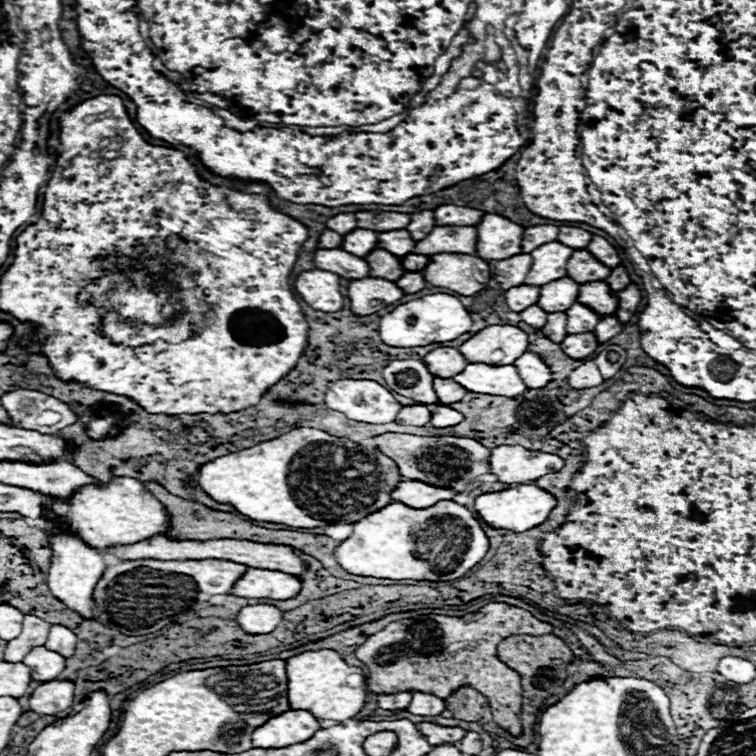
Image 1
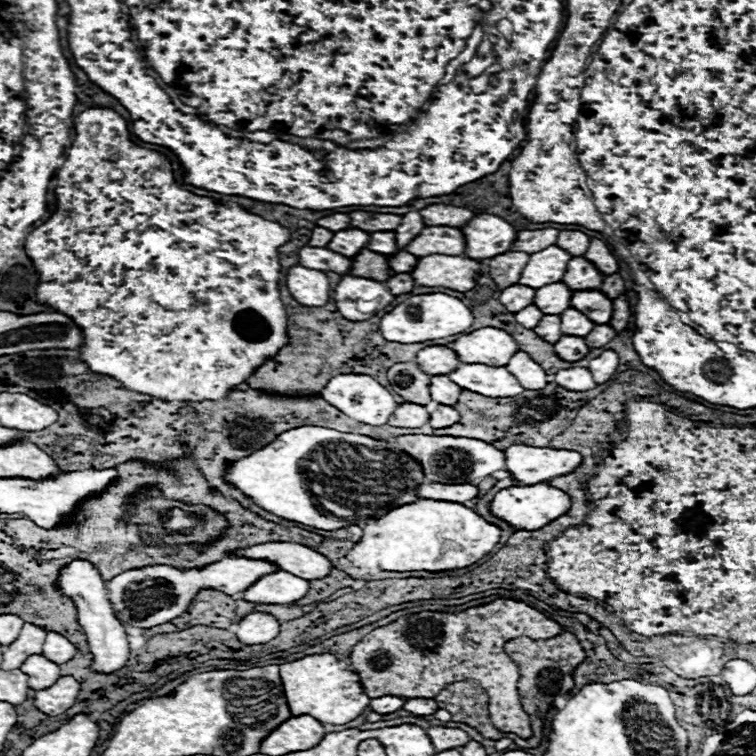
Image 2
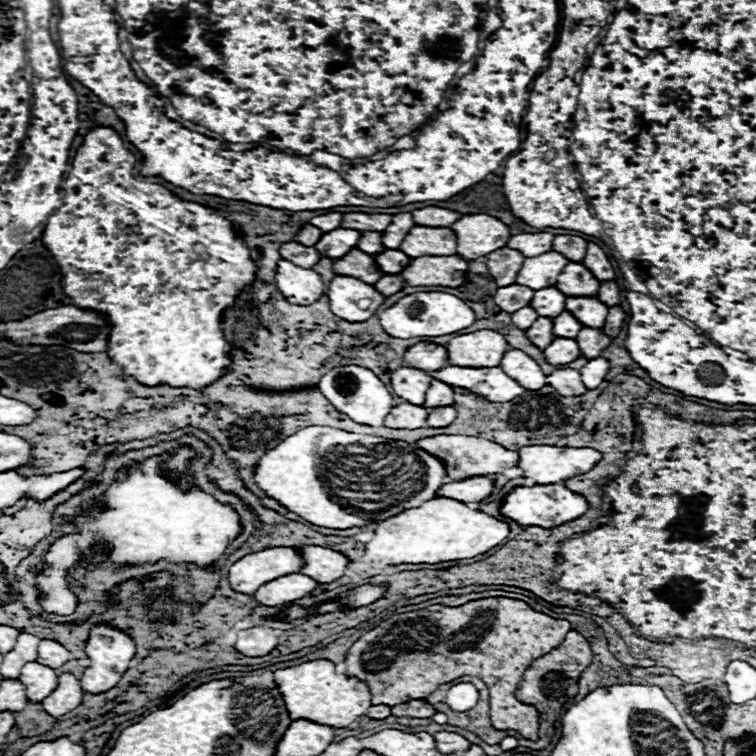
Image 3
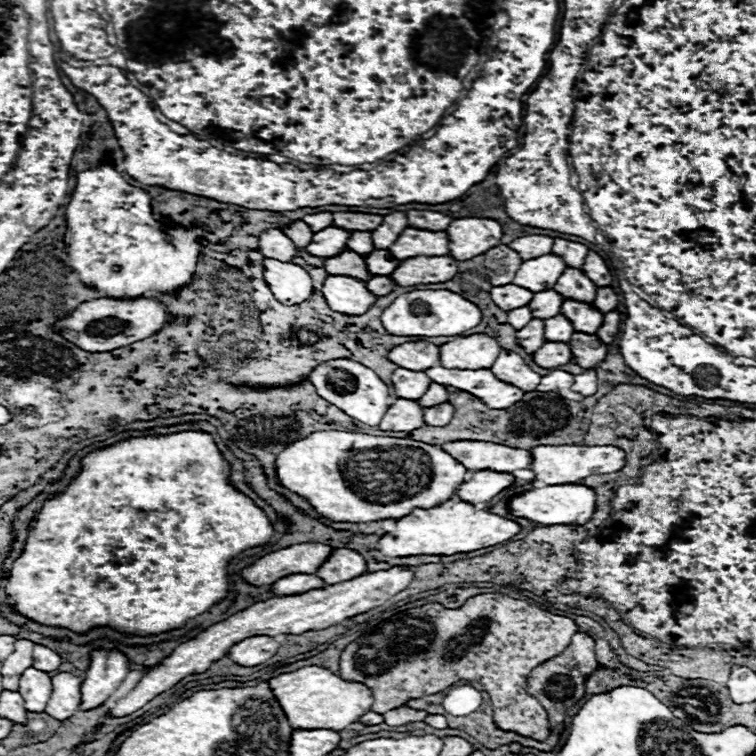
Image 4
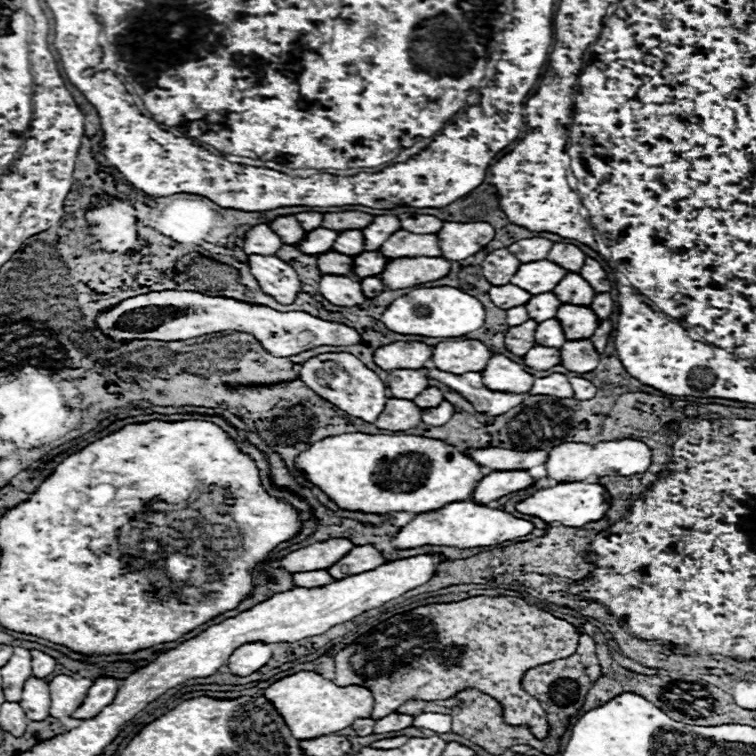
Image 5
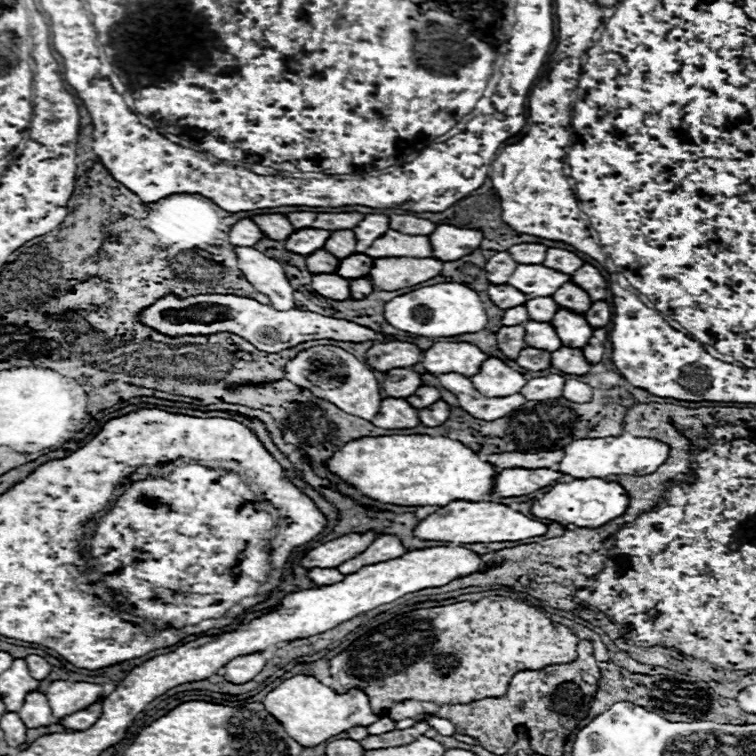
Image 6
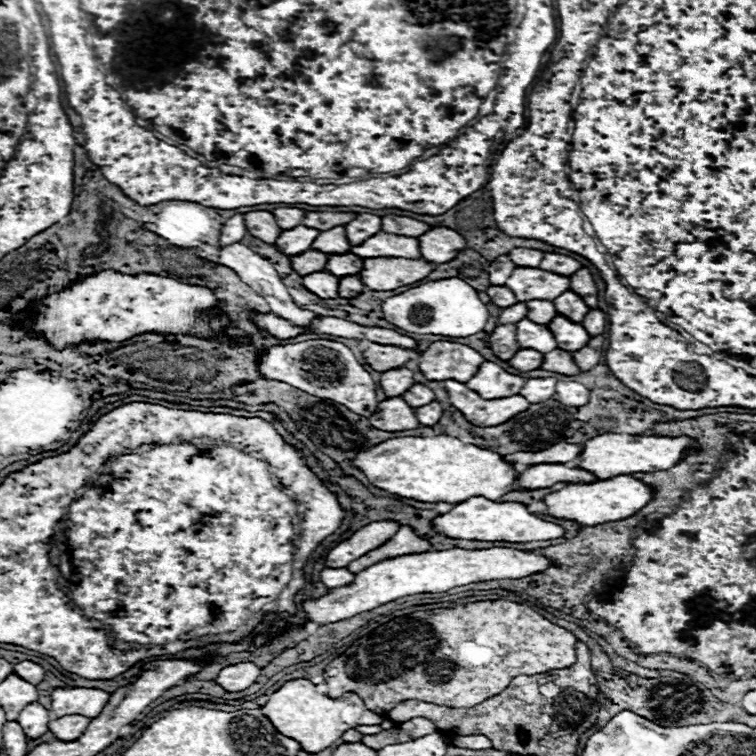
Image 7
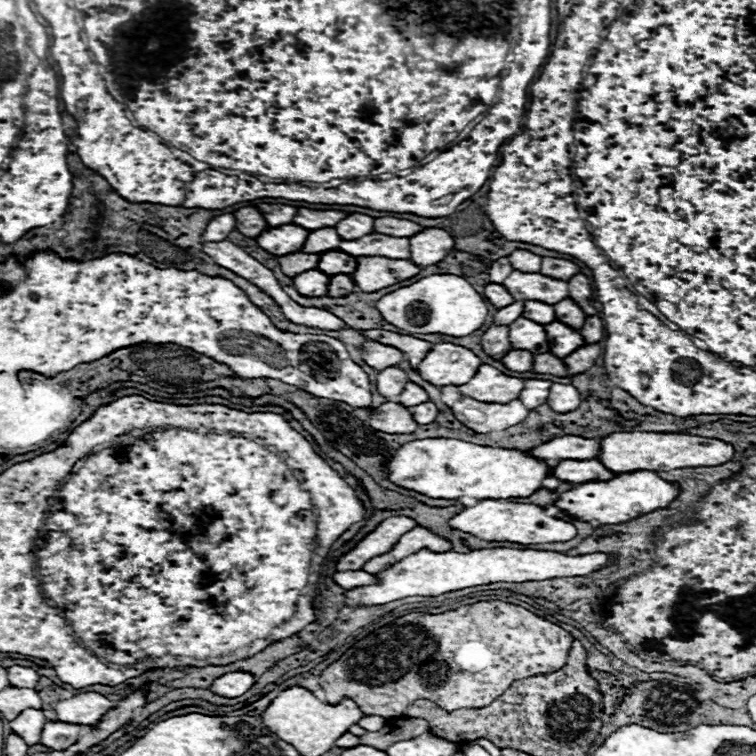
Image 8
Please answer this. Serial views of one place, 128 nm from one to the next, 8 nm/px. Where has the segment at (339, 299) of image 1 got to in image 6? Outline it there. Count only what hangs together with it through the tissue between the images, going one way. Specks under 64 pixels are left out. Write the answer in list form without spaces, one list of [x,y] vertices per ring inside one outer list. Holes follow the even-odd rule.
[[[236,248],[238,268],[246,274],[248,282],[272,302],[272,308],[294,308],[292,286],[284,274],[284,268],[274,258],[264,256],[256,248]]]

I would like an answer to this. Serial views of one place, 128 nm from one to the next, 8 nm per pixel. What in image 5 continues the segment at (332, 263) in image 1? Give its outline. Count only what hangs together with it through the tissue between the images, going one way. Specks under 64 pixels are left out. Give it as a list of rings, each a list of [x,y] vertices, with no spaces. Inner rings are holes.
[[[258,224],[246,234],[244,250],[246,254],[262,254],[262,256],[274,256],[284,246],[282,238],[272,232],[268,224]]]

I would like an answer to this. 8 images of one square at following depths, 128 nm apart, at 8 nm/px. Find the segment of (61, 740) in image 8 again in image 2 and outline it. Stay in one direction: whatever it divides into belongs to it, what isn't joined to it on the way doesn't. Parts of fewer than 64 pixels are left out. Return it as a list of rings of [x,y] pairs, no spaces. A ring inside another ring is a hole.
[[[72,560],[70,564],[60,568],[56,588],[74,602],[76,618],[88,636],[88,646],[94,656],[92,670],[94,672],[114,672],[114,670],[122,668],[130,656],[126,630],[114,616],[114,610],[106,596],[106,584],[104,584],[98,568],[94,568],[92,562],[88,562],[88,560]]]

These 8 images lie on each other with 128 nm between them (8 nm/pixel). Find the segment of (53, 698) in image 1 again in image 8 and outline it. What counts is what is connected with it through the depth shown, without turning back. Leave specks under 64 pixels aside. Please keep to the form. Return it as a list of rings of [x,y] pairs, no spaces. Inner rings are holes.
[[[82,692],[68,700],[60,700],[56,704],[56,714],[58,714],[58,720],[68,724],[94,726],[112,706],[114,702],[110,702],[106,696],[98,692]]]

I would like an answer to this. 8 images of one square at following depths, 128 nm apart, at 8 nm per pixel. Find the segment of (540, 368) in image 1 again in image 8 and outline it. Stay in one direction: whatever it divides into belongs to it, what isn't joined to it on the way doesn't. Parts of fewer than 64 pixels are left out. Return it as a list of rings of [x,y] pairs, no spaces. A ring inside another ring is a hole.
[[[482,364],[474,376],[474,380],[460,386],[460,390],[474,400],[482,402],[500,402],[506,404],[508,400],[514,400],[520,396],[524,382],[514,382],[522,378],[512,378],[502,374],[498,368],[490,364]]]

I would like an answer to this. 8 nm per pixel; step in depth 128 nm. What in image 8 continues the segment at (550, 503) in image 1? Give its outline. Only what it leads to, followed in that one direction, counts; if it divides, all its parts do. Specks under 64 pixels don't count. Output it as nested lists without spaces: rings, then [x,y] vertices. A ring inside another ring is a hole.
[[[626,472],[606,482],[578,484],[576,488],[562,492],[560,498],[554,502],[554,506],[558,506],[562,512],[582,522],[598,520],[600,524],[624,524],[628,520],[638,518],[640,514],[666,508],[676,498],[676,494],[678,494],[678,484],[658,478],[654,472]]]

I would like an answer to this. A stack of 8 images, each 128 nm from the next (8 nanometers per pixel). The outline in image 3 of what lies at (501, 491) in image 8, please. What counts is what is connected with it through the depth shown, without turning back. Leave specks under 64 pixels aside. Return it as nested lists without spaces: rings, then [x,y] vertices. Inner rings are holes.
[[[308,426],[294,436],[286,436],[258,460],[254,482],[262,492],[306,522],[346,530],[382,522],[434,498],[434,492],[444,482],[444,466],[438,458],[408,442],[352,434],[330,426]],[[362,502],[374,502],[374,512],[360,510],[358,504]]]

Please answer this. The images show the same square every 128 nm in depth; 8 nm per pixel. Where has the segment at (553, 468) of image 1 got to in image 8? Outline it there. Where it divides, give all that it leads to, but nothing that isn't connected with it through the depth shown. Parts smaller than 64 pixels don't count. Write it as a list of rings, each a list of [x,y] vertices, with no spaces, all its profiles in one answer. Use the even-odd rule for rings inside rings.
[[[614,432],[602,438],[598,460],[610,468],[614,474],[652,470],[668,472],[676,468],[696,468],[696,466],[716,466],[730,460],[734,448],[726,442],[714,438],[702,438],[694,434],[674,434],[674,432]]]

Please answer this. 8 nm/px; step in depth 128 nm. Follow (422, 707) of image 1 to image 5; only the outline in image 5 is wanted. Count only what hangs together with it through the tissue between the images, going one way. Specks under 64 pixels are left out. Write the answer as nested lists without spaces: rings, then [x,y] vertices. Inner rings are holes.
[[[388,714],[380,720],[376,720],[373,733],[388,733],[388,732],[398,732],[398,730],[404,730],[408,726],[412,726],[412,720],[414,716],[408,716],[408,714]]]

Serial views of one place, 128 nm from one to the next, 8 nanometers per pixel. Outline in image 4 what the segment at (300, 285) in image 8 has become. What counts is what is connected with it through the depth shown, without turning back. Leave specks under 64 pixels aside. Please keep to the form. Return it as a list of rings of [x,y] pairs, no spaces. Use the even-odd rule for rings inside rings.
[[[328,276],[322,294],[334,312],[342,312],[346,316],[366,314],[378,298],[364,282],[350,276]]]

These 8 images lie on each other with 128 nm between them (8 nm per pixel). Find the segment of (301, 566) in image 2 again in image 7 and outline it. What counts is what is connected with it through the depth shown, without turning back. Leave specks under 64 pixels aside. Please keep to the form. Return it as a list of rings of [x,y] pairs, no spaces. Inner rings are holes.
[[[402,526],[400,532],[396,532],[386,544],[374,548],[366,556],[360,556],[358,560],[350,562],[348,568],[350,568],[350,572],[360,572],[360,570],[384,560],[384,558],[394,558],[394,556],[402,556],[402,554],[414,554],[414,552],[428,552],[428,550],[432,550],[432,546],[426,540],[416,536],[412,528]]]

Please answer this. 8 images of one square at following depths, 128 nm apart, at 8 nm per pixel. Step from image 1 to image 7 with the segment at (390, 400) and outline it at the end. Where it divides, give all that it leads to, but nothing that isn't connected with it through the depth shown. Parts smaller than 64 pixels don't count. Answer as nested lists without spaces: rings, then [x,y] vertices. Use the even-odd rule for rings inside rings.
[[[308,340],[298,344],[274,346],[266,360],[260,362],[260,370],[266,378],[286,382],[298,390],[314,394],[322,400],[334,400],[346,406],[350,412],[370,418],[376,412],[376,382],[364,370],[364,366],[354,358],[352,350],[340,342],[332,340]]]

